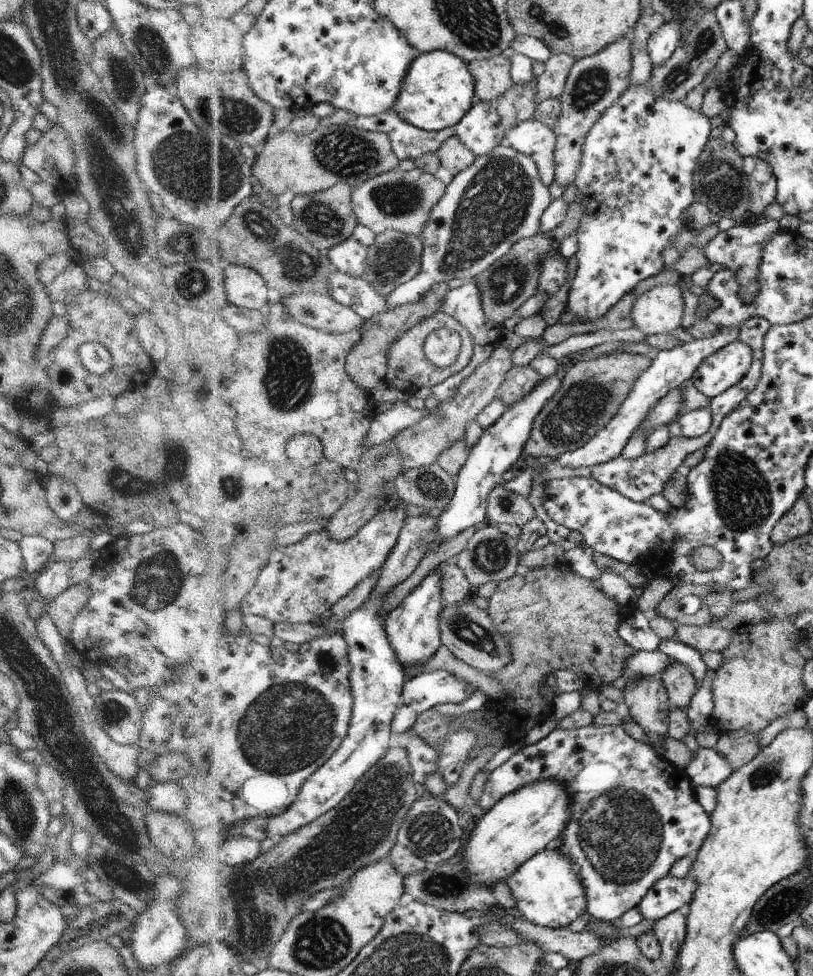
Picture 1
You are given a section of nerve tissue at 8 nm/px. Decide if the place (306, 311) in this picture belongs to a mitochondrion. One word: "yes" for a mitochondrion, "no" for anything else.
yes

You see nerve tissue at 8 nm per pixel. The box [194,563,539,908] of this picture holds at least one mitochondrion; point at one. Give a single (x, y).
(288, 725)

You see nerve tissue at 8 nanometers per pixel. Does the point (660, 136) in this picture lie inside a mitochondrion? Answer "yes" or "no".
yes

